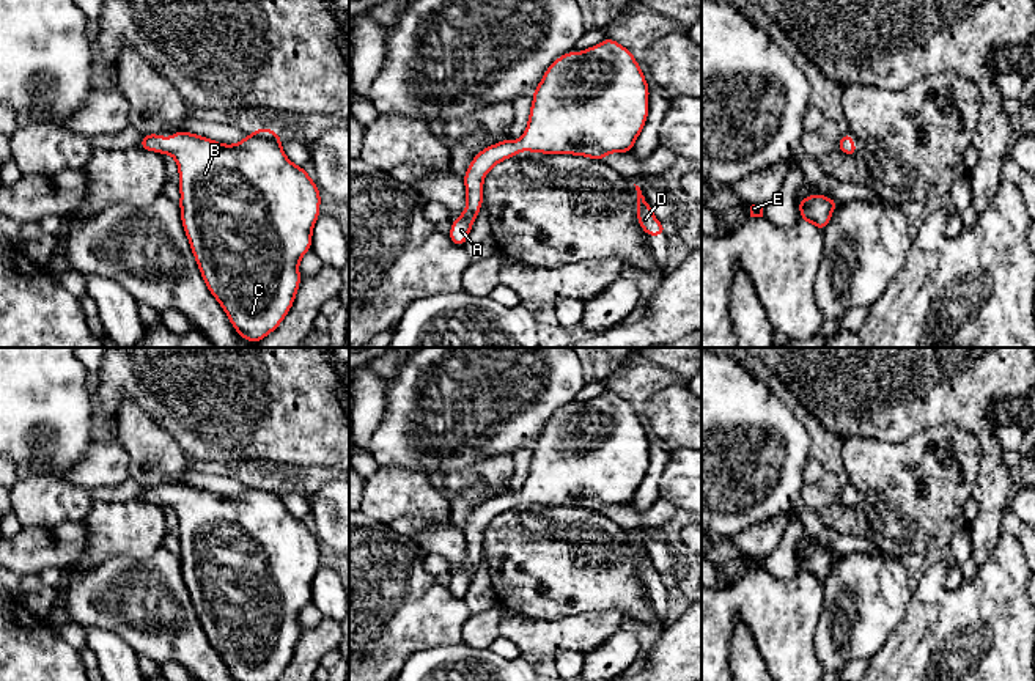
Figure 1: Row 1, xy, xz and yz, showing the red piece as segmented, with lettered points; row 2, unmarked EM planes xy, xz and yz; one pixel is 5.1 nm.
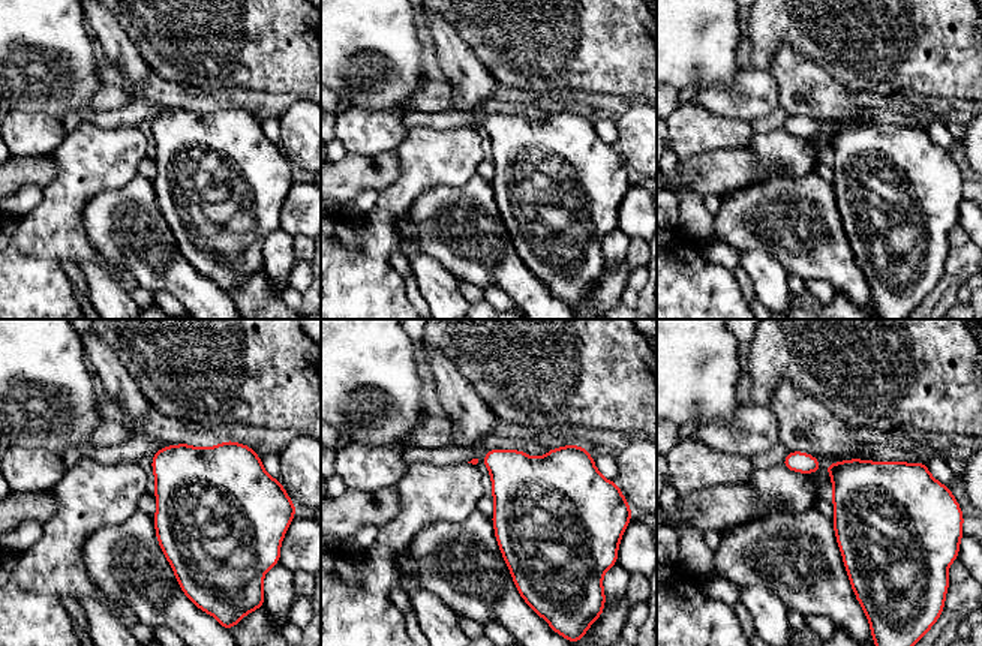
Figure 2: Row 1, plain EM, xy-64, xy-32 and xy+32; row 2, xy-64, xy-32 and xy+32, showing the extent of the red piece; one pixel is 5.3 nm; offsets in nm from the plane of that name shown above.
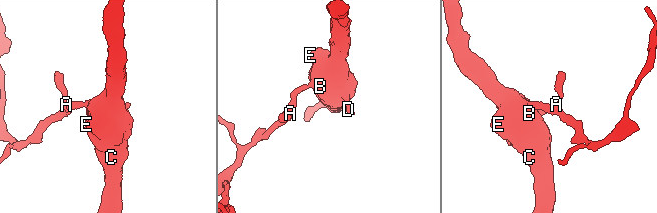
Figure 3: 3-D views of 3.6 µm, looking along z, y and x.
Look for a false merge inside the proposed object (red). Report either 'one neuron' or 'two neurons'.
one neuron

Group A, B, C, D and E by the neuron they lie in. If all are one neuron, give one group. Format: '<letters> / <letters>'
A B C D E

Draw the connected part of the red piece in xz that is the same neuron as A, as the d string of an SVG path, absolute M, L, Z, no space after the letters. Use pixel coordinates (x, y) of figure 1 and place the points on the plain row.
M606 390L584 404L560 407L544 425L533 444L527 481L522 492L513 491L481 502L462 528L467 554L466 563L451 574L450 593L462 599L475 569L483 557L483 532L499 514L519 506L522 502L544 506L587 508L604 514L609 505L631 505L648 470L650 440L634 407Z

